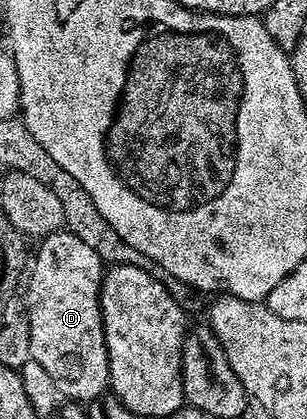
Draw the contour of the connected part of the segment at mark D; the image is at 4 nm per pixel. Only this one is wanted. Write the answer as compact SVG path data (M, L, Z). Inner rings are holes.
M68 231L40 238L38 245L37 258L32 258L27 273L29 290L23 293L31 327L31 358L51 375L62 398L88 403L109 389L109 356L101 322L103 262L83 239Z

